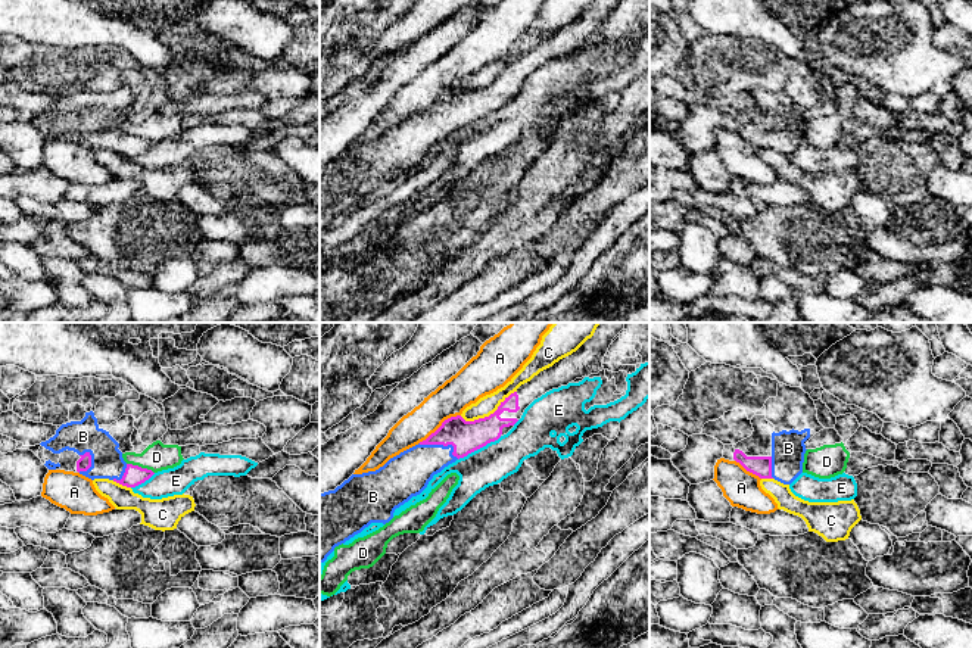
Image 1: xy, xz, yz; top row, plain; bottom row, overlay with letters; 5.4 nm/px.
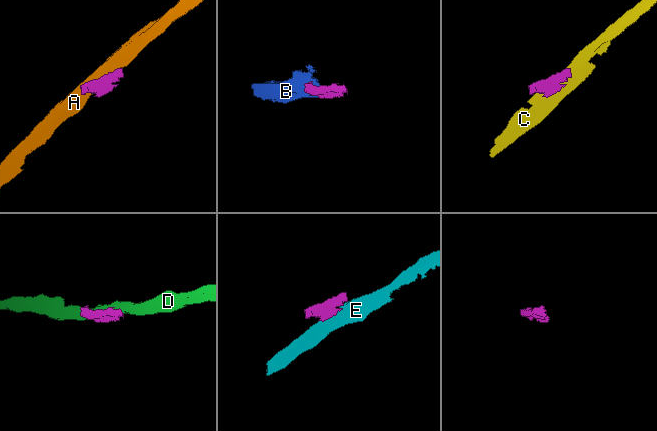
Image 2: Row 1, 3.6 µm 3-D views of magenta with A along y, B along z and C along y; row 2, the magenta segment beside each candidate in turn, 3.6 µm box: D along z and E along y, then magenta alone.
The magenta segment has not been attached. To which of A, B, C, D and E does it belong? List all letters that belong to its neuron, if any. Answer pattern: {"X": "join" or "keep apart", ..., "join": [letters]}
{"A": "keep apart", "B": "join", "C": "keep apart", "D": "keep apart", "E": "keep apart", "join": ["B"]}

